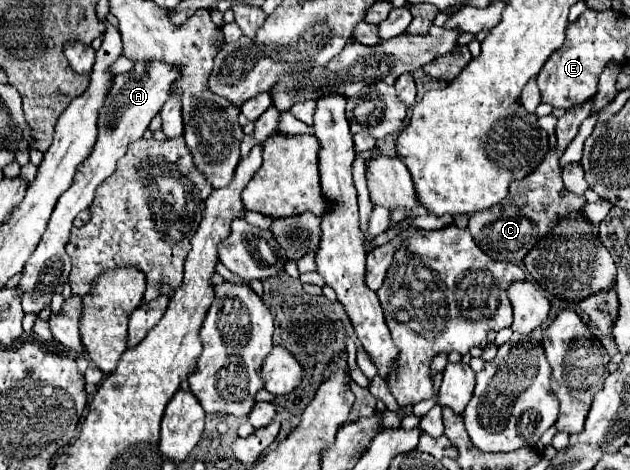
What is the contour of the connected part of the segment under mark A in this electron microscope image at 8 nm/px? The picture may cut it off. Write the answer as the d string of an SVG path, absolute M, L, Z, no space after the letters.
M153 61L153 65L135 65L135 69L131 73L123 73L123 75L115 77L113 89L109 91L105 107L99 113L97 143L95 143L91 155L79 165L73 185L59 197L59 201L53 209L53 215L47 223L47 231L43 233L37 249L33 251L33 257L27 261L27 265L21 273L17 291L23 293L21 303L23 303L25 313L39 313L45 305L51 303L53 295L59 289L63 289L69 269L71 269L69 255L65 253L65 241L69 239L73 219L77 217L79 211L91 207L97 185L101 185L107 177L113 175L115 163L119 157L125 155L127 145L131 141L137 141L143 137L151 119L159 113L161 105L169 99L169 89L175 79L177 79L177 69L169 69L169 65L157 63L157 61Z

